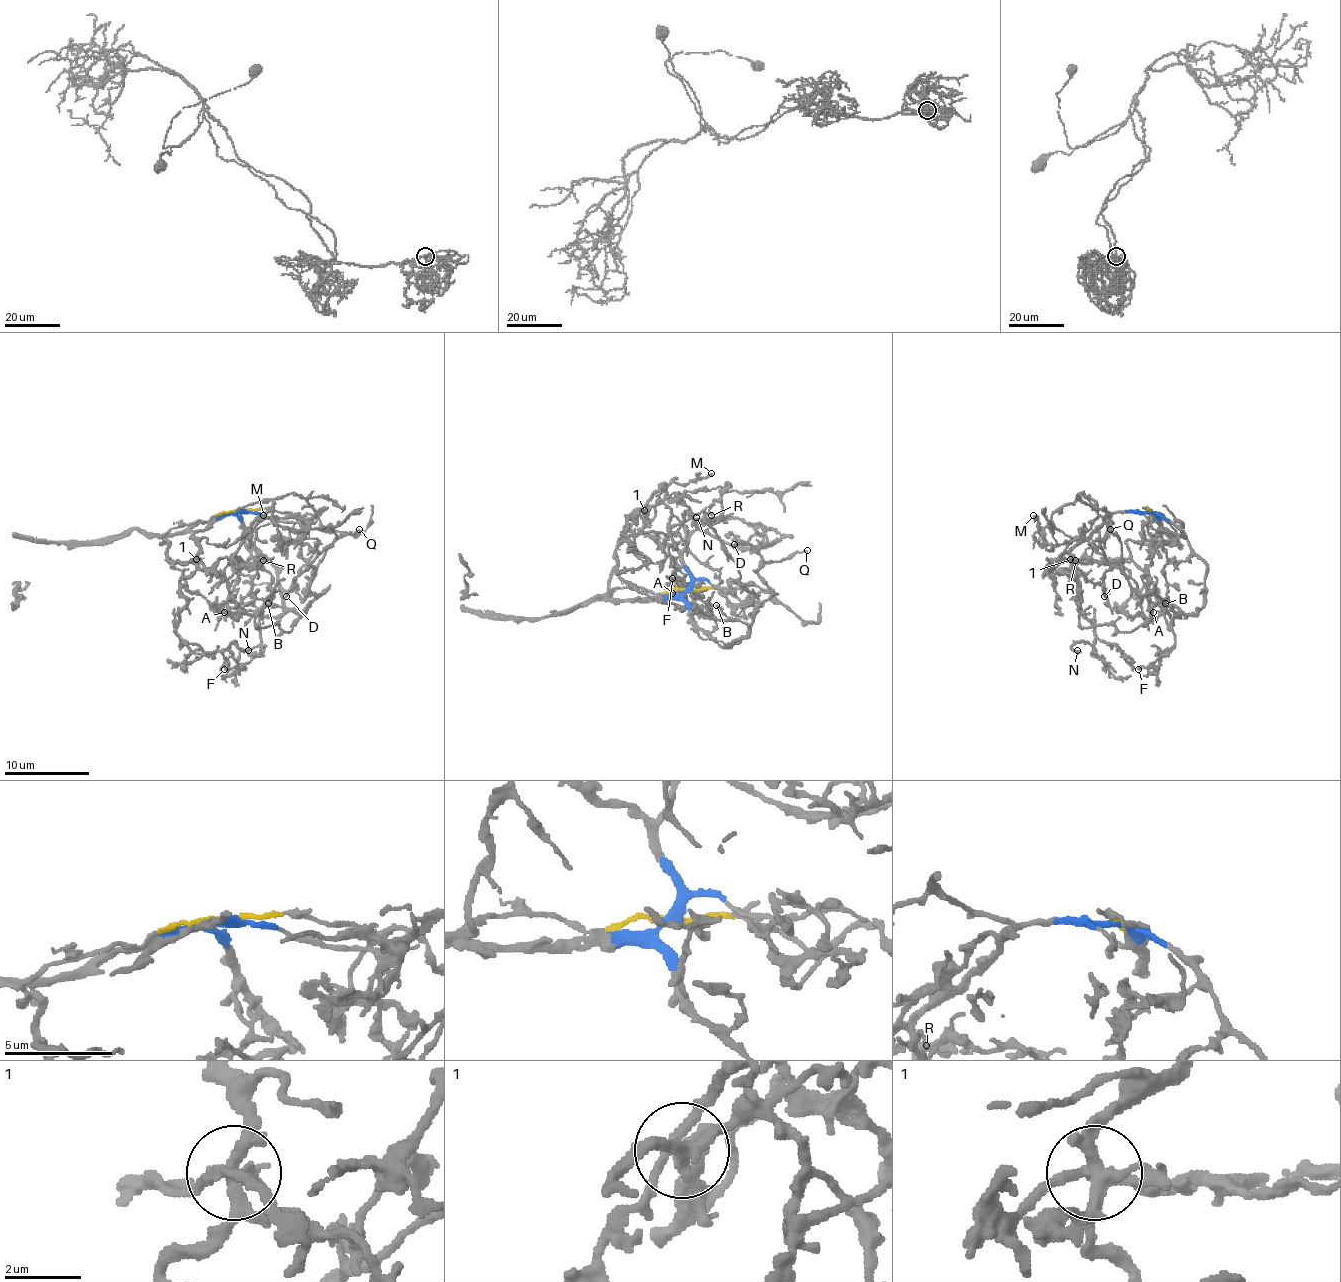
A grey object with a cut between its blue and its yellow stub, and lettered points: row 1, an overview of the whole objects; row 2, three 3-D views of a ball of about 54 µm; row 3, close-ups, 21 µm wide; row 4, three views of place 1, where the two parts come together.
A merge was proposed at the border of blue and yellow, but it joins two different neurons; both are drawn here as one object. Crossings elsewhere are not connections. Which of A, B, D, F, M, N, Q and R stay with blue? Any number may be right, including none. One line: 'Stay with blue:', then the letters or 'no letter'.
Stay with blue: A, B, D, F, M, N, Q, R

